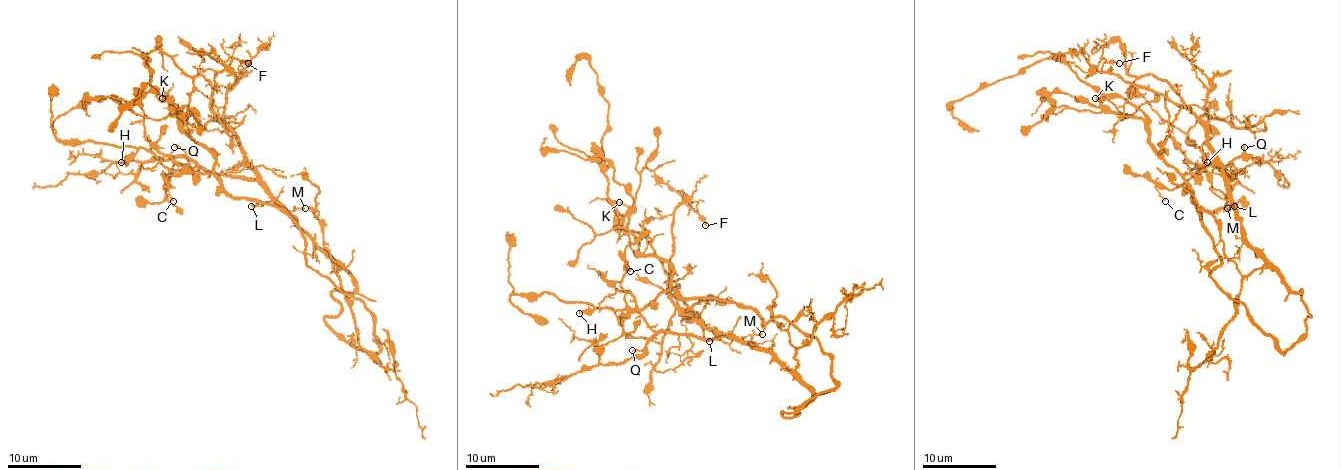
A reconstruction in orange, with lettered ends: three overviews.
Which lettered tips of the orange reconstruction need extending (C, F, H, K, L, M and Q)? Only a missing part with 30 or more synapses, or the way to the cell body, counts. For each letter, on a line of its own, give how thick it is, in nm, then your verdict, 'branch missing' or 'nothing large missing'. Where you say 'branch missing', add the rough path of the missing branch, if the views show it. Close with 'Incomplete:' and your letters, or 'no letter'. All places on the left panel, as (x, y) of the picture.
C: 150 nm | nothing large missing
F: 240 nm | nothing large missing
H: 200 nm | nothing large missing
K: 100 nm | nothing large missing
L: 180 nm | nothing large missing
M: 130 nm | nothing large missing
Q: 140 nm | nothing large missing
Incomplete: no letter

